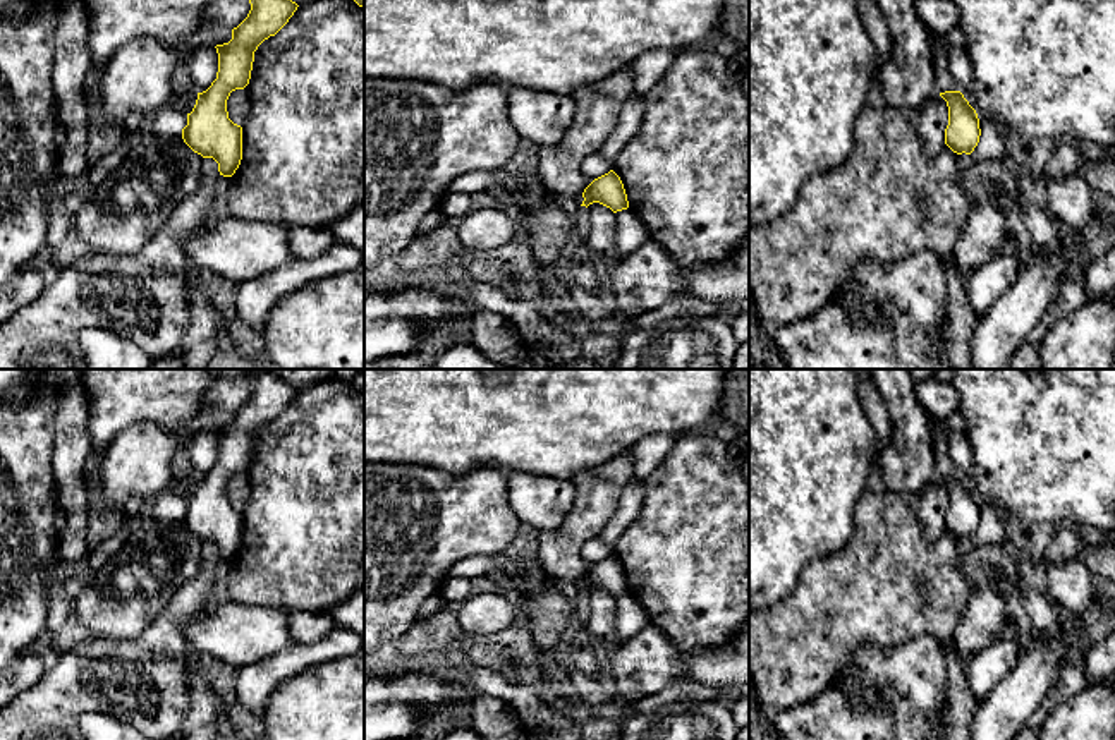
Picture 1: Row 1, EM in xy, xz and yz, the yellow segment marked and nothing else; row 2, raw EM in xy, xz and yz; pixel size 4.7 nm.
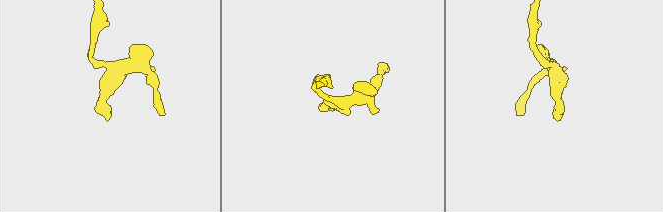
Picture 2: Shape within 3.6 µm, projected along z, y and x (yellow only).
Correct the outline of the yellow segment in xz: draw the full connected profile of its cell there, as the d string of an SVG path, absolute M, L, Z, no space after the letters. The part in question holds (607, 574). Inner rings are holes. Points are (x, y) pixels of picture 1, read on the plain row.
M613 555L594 563L584 573L582 582L584 582L584 585L581 591L586 591L586 592L593 587L600 587L600 589L610 592L613 597L629 592L629 585L627 585L624 568Z

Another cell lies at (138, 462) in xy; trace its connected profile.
M204 409L179 431L155 422L137 422L120 431L107 448L96 479L100 512L122 513L132 496L146 501L168 491L172 458L199 431L232 424L232 414Z

